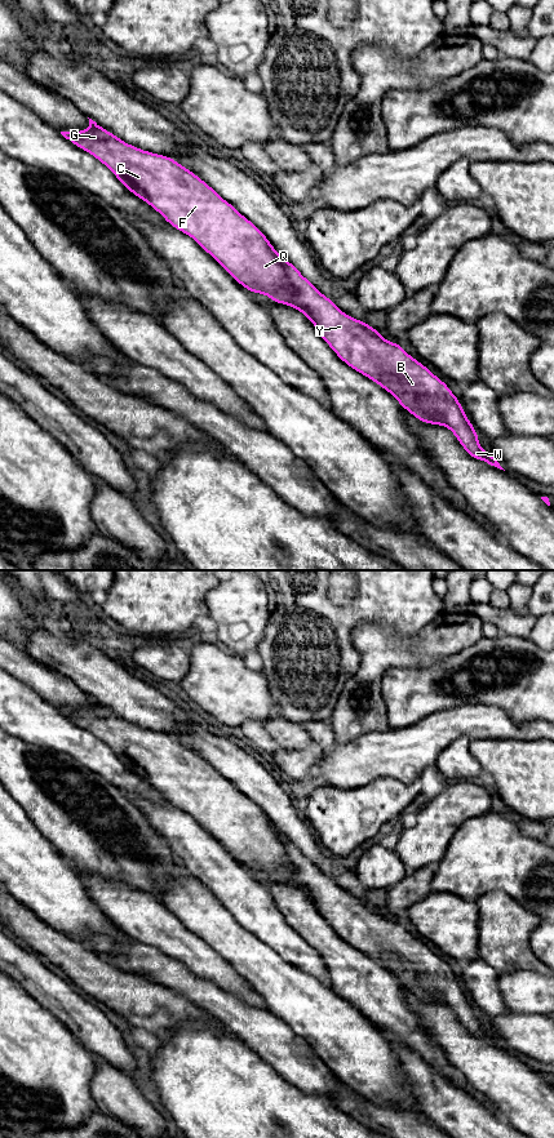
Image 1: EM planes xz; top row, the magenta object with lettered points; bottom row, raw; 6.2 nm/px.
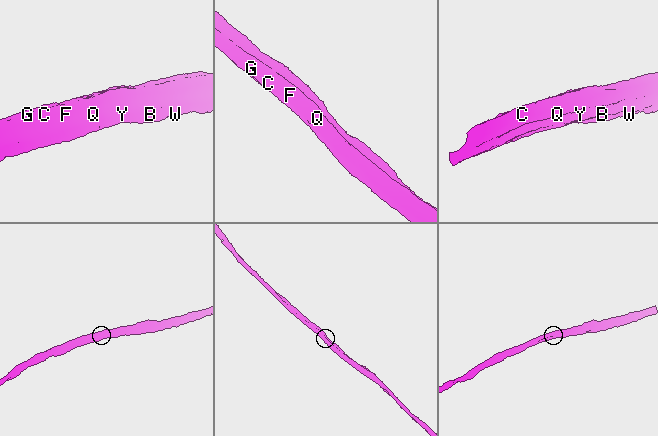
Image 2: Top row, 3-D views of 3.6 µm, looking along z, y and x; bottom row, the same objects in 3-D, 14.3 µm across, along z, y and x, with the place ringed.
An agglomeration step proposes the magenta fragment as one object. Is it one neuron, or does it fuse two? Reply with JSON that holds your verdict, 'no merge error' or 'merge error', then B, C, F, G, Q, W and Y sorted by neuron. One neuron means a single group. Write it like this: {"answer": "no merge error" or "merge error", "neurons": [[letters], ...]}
{"answer": "merge error", "neurons": [["B", "W", "Y"], ["C", "F", "G", "Q"]]}

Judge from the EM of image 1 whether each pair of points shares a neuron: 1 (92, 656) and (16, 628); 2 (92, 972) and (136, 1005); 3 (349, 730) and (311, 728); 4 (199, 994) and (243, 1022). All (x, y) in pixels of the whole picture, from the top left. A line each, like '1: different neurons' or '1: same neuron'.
1: different neurons
2: same neuron
3: different neurons
4: same neuron

